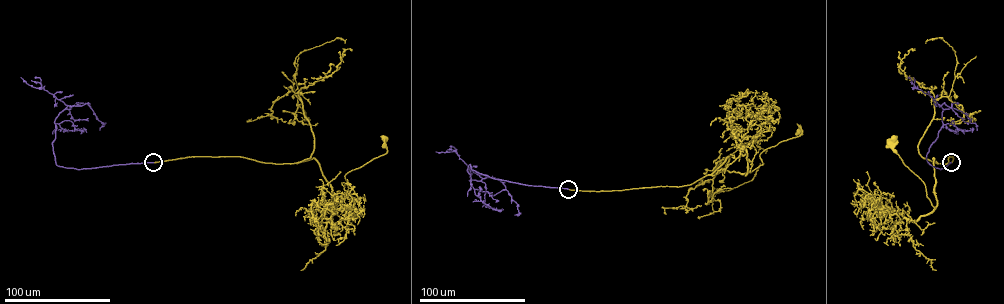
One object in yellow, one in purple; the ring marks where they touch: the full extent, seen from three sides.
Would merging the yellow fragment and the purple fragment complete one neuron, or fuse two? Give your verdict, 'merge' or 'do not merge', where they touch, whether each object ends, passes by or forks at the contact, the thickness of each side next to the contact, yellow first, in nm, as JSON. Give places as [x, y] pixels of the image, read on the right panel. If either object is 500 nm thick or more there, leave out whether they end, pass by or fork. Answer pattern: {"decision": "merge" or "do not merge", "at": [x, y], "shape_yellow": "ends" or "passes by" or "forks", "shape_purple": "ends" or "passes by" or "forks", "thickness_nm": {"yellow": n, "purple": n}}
{"decision": "merge", "at": [951, 162], "shape_yellow": "ends", "shape_purple": "ends", "thickness_nm": {"yellow": 240, "purple": 420}}

